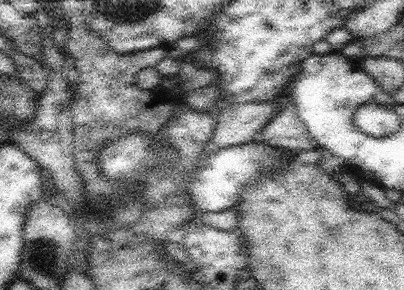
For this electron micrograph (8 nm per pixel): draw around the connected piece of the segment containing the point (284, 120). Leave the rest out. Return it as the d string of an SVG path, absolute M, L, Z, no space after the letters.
M281 94L274 101L280 101L283 109L261 130L257 140L296 154L316 149L318 146L299 117L290 95Z

